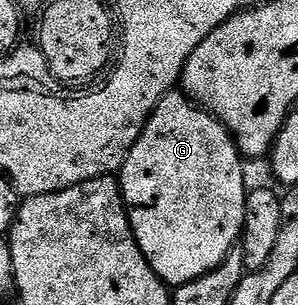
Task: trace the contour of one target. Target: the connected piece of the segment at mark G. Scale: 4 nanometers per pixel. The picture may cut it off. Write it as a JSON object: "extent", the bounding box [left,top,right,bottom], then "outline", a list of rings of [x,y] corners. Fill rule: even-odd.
{"extent":[117,91,249,287],"outline":[[[182,91],[166,93],[157,103],[154,111],[151,112],[151,117],[145,123],[137,143],[133,143],[122,169],[119,170],[117,180],[119,190],[123,193],[123,206],[127,208],[127,218],[131,224],[131,229],[135,232],[135,241],[141,247],[143,258],[147,260],[151,270],[158,275],[164,285],[178,287],[193,279],[201,279],[206,273],[216,269],[231,254],[232,249],[240,244],[243,236],[243,224],[245,223],[245,203],[249,192],[247,177],[243,174],[243,164],[245,164],[245,158],[239,152],[234,135],[212,113],[196,105],[186,93]]]}

